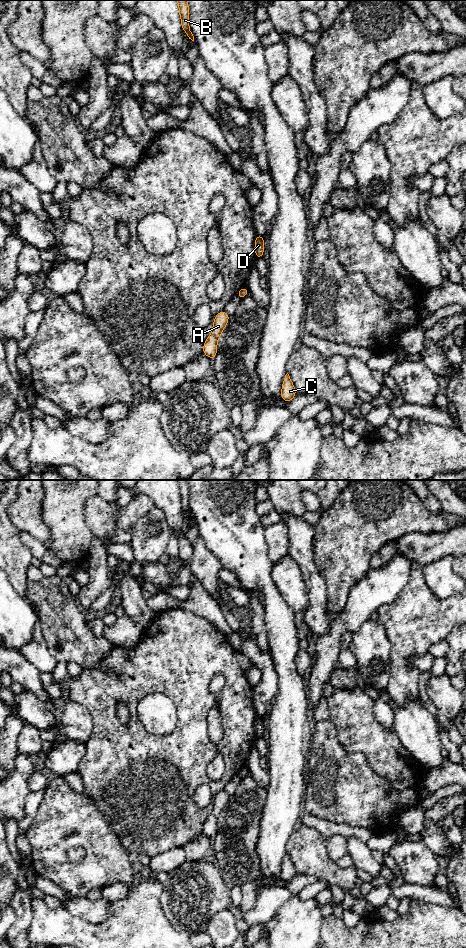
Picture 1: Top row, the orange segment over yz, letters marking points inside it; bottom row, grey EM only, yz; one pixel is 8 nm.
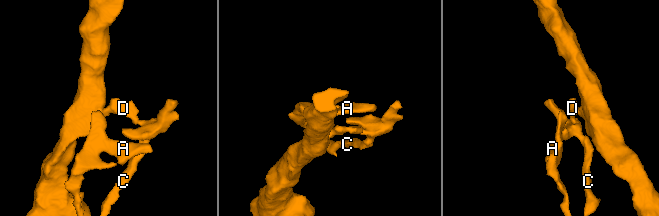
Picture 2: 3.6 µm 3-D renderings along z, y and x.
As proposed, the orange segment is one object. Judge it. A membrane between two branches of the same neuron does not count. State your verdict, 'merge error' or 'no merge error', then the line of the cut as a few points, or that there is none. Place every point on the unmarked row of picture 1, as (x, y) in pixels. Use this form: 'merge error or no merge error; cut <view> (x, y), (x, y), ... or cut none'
merge error; cut yz (262, 716), (256, 717)

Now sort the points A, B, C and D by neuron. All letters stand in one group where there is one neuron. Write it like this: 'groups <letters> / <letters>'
groups A C D / B

